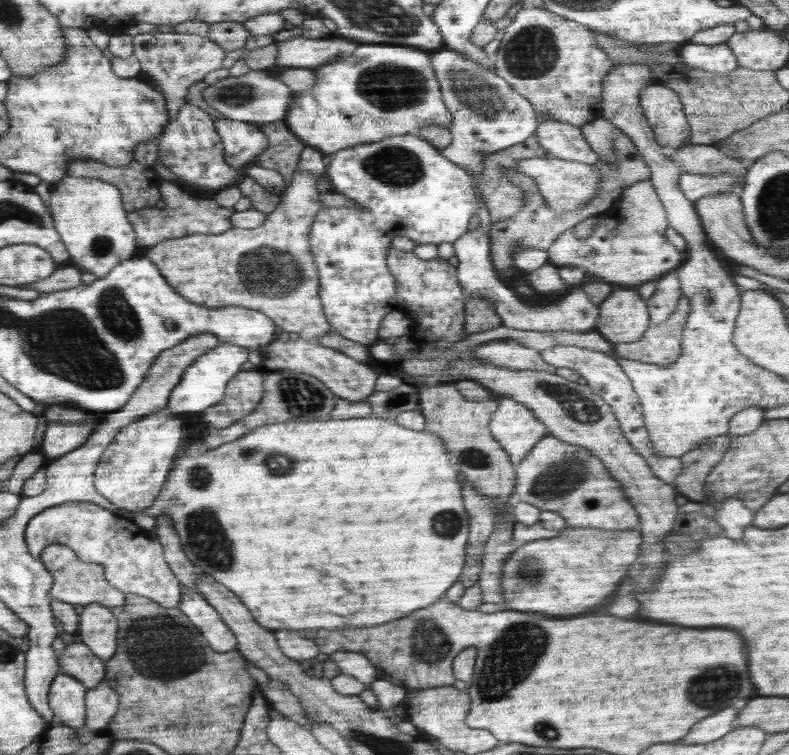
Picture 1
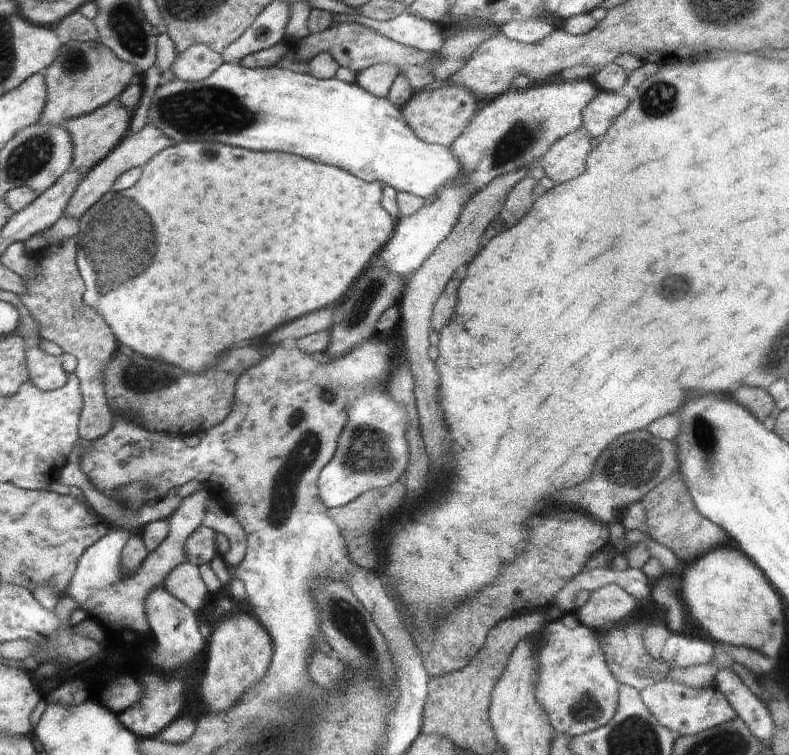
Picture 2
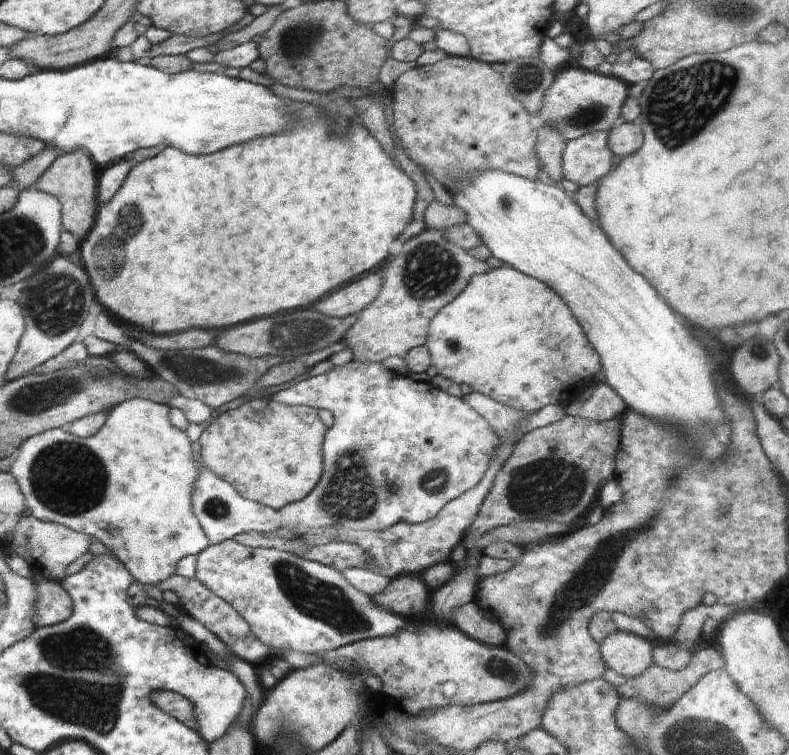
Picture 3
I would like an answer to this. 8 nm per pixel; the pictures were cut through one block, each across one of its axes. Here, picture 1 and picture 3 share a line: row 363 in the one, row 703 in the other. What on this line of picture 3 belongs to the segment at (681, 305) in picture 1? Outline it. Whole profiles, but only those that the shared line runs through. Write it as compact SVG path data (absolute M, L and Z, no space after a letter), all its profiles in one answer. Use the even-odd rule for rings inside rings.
M714 647L696 648L692 653L692 658L688 666L680 668L680 670L668 670L668 668L660 668L658 664L650 664L650 668L646 672L642 672L636 678L627 678L620 676L618 672L607 668L604 670L603 679L612 685L622 699L636 699L644 704L648 704L650 708L670 708L680 696L682 696L689 688L692 688L703 674L713 670L725 668L725 660L721 652L715 650Z

